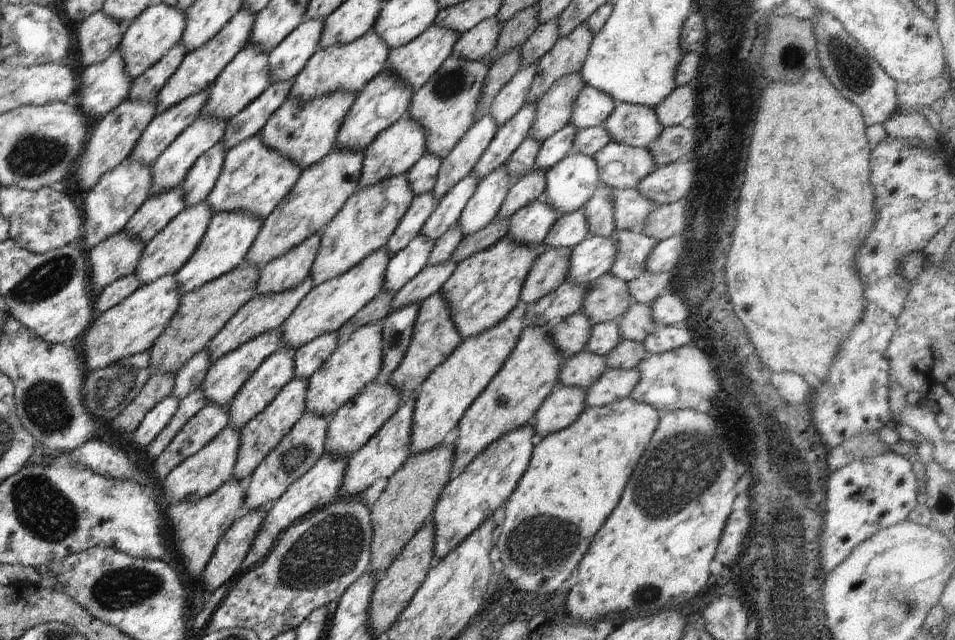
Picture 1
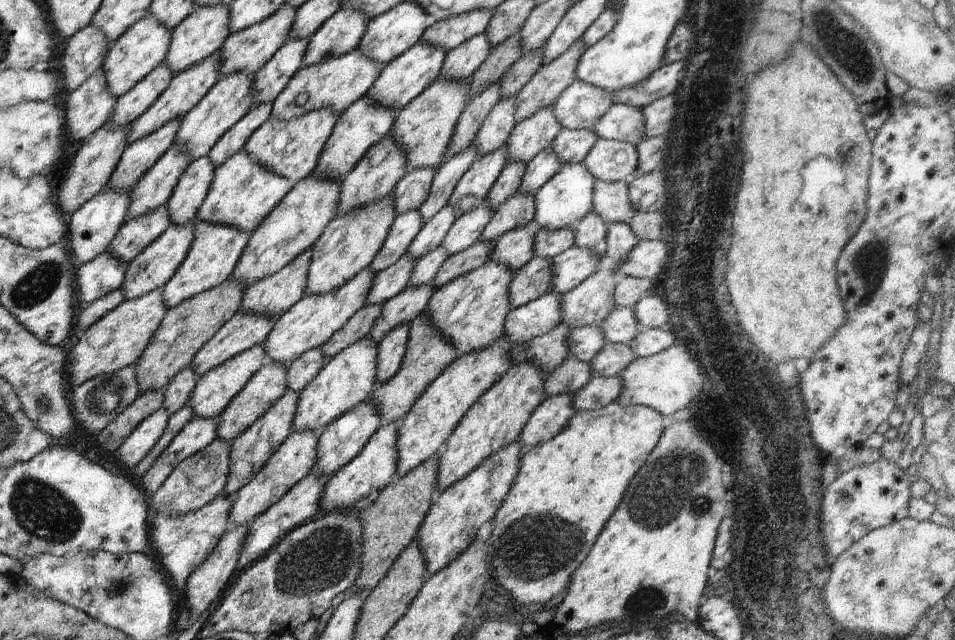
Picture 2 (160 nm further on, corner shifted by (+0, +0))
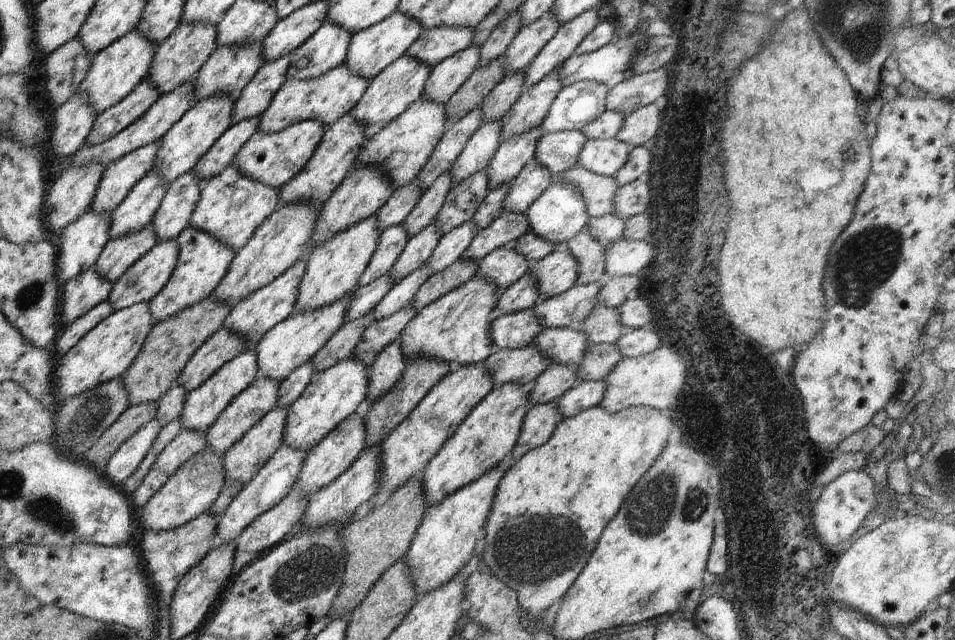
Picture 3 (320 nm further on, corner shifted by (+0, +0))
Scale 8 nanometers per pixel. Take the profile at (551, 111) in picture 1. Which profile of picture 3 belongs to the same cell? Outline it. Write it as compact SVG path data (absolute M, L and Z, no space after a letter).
M538 127L499 144L485 169L490 188L510 184L520 174L522 167L532 160L540 135L543 132Z

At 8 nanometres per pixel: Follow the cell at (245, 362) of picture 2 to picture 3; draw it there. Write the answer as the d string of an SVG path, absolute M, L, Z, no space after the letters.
M246 350L220 367L204 384L187 393L182 412L177 418L182 431L205 432L216 422L220 413L243 393L258 377L259 366L255 350Z

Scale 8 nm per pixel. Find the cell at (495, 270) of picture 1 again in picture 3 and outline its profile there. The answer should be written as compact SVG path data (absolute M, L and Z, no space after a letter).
M473 278L421 308L399 336L405 360L424 356L448 361L454 366L482 364L492 352L496 352L489 330L496 314L498 294L500 291L496 285Z

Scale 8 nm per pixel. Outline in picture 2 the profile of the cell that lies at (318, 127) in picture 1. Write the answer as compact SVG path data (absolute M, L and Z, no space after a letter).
M320 109L289 121L268 119L254 131L242 151L251 156L252 162L257 162L275 175L287 178L295 184L313 174L318 157L324 150L338 117L339 114L333 110Z

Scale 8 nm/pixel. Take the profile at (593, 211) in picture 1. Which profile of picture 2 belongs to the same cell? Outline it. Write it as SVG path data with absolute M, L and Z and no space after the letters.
M588 213L582 220L576 222L574 226L574 244L581 249L594 251L599 258L607 256L607 223L597 214Z

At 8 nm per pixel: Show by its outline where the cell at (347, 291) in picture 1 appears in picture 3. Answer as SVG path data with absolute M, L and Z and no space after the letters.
M354 291L345 295L344 299L333 302L330 306L320 307L313 311L304 311L290 315L287 319L273 326L255 346L258 375L283 381L288 375L311 358L320 350L330 337L345 323L349 298Z

